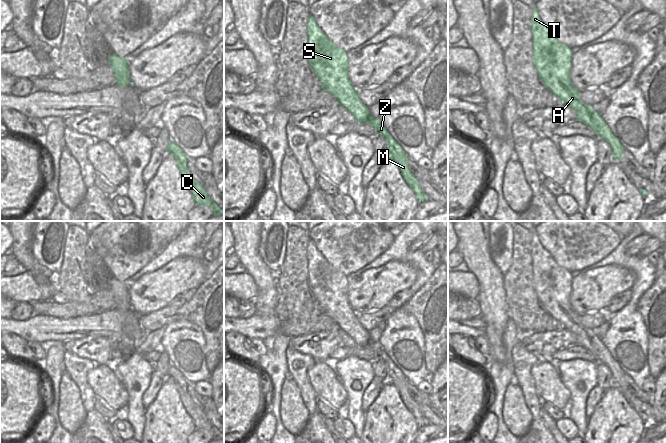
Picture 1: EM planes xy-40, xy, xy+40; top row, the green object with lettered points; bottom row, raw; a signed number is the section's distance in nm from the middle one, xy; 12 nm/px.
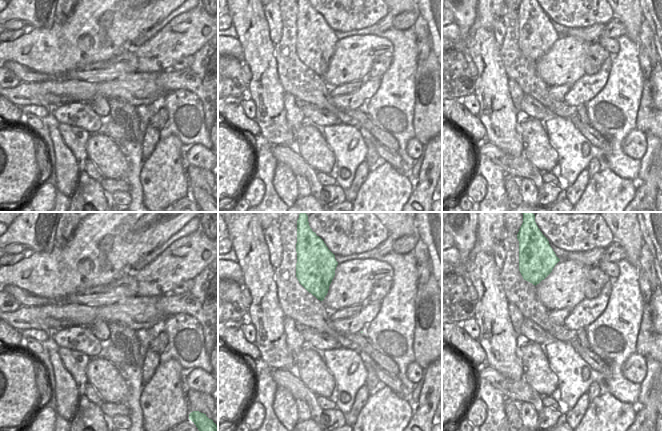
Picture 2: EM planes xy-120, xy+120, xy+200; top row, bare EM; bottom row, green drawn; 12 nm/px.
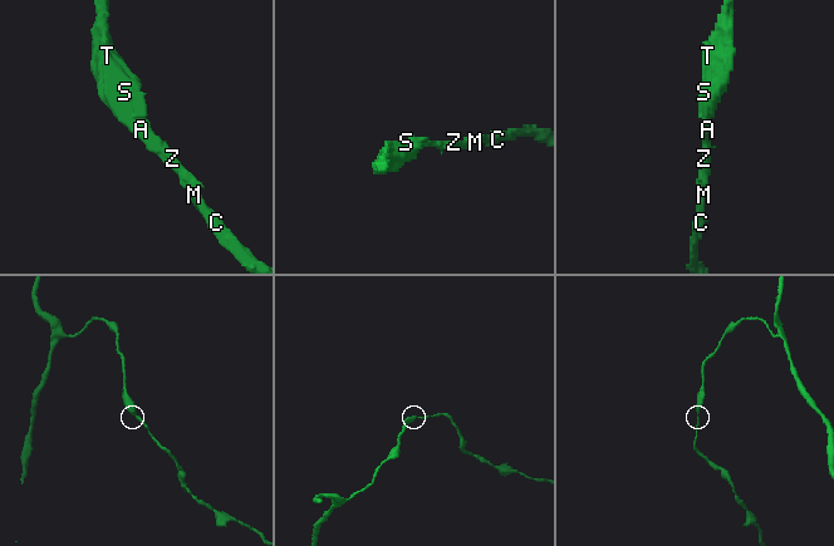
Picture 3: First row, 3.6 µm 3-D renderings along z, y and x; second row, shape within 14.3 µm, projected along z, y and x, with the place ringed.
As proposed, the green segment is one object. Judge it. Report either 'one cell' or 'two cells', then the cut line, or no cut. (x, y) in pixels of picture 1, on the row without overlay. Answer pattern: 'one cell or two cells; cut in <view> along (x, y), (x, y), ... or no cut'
one cell; no cut

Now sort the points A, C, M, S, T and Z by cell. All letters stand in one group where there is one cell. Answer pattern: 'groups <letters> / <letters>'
groups A C M S T Z

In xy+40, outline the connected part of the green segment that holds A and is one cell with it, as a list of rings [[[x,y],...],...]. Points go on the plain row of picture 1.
[[[535,228],[532,234],[533,288],[542,307],[560,326],[575,334],[578,345],[591,351],[597,360],[611,370],[615,385],[621,384],[625,372],[601,339],[591,329],[580,325],[580,314],[571,307],[572,273],[554,261],[551,254],[541,245]]]

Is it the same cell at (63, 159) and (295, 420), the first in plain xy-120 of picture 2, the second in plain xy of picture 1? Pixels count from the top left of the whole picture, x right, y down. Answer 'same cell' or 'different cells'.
same cell

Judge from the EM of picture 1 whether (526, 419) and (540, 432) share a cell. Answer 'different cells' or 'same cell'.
different cells

